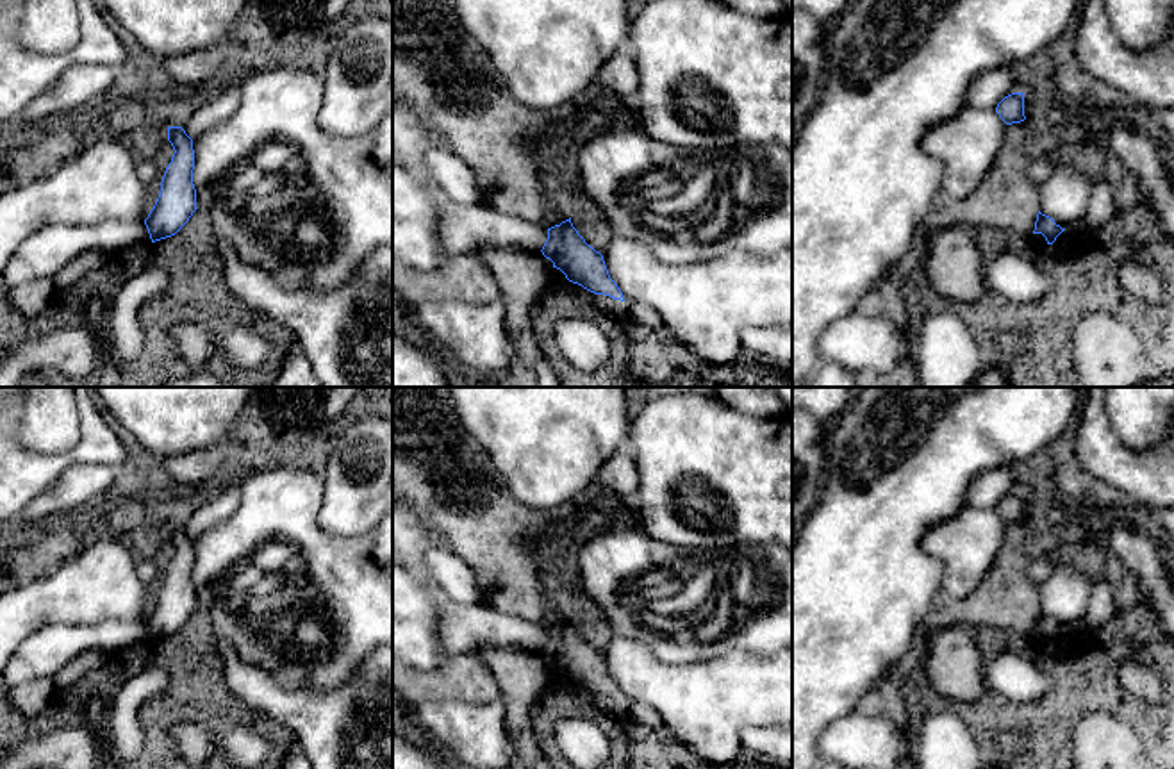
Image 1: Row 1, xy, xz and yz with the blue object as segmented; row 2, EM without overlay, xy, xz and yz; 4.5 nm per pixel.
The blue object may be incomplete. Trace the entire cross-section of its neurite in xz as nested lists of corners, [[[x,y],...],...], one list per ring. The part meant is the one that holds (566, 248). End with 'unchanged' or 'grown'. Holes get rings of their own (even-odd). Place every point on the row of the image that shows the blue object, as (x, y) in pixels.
[[[571,218],[548,228],[548,239],[541,252],[569,282],[594,294],[624,302],[621,289],[608,275],[603,255],[585,243]]]; unchanged

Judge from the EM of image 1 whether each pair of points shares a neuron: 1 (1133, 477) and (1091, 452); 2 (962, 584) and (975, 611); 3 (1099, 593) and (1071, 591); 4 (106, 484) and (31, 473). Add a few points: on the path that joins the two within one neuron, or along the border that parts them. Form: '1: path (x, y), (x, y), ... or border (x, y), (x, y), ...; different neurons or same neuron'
1: path (1123, 468), (1101, 454); same neuron
2: border (994, 562), (967, 595), (953, 598), (941, 589); different neurons
3: border (1094, 582), (1083, 618); different neurons
4: border (99, 463), (74, 463), (29, 505); different neurons

